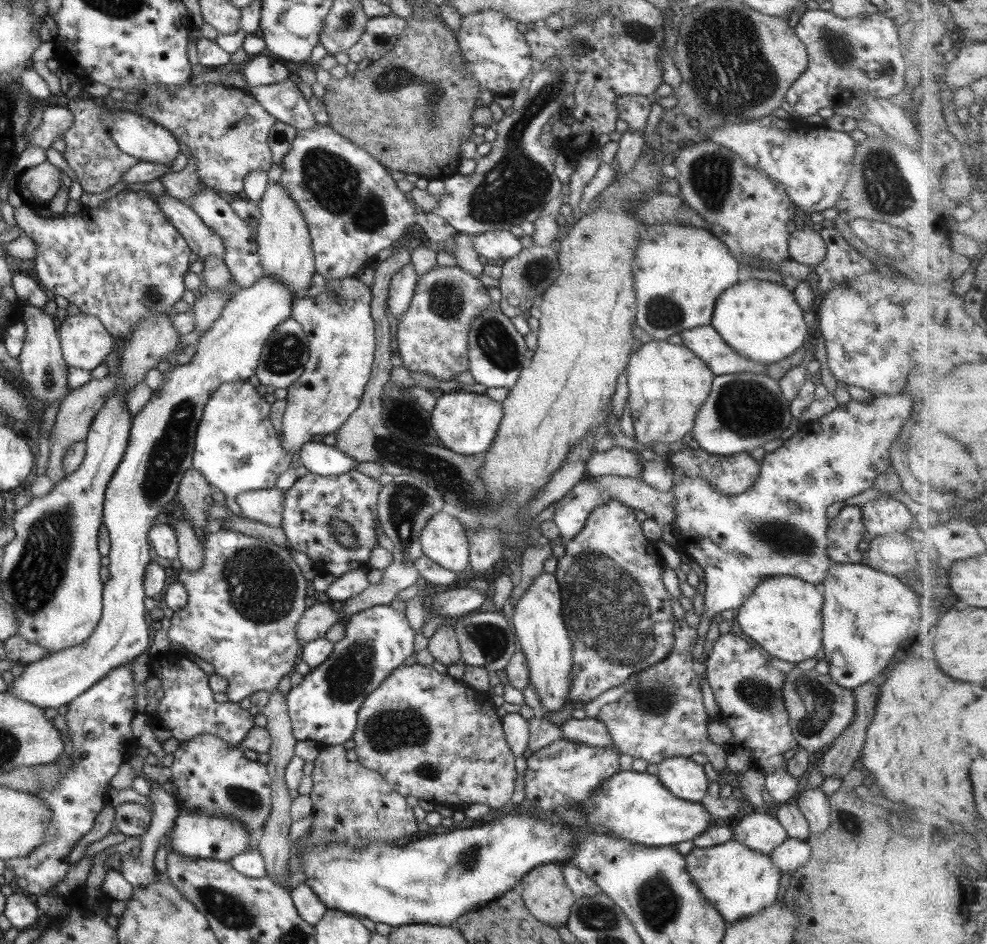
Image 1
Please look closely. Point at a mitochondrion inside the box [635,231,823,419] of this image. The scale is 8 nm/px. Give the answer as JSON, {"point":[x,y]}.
{"point":[661,313]}

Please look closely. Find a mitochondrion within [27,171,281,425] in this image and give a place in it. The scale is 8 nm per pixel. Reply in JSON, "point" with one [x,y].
{"point":[152,294]}

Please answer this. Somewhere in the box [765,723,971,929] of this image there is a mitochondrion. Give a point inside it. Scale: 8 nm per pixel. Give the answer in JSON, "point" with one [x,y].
{"point":[847,821]}

